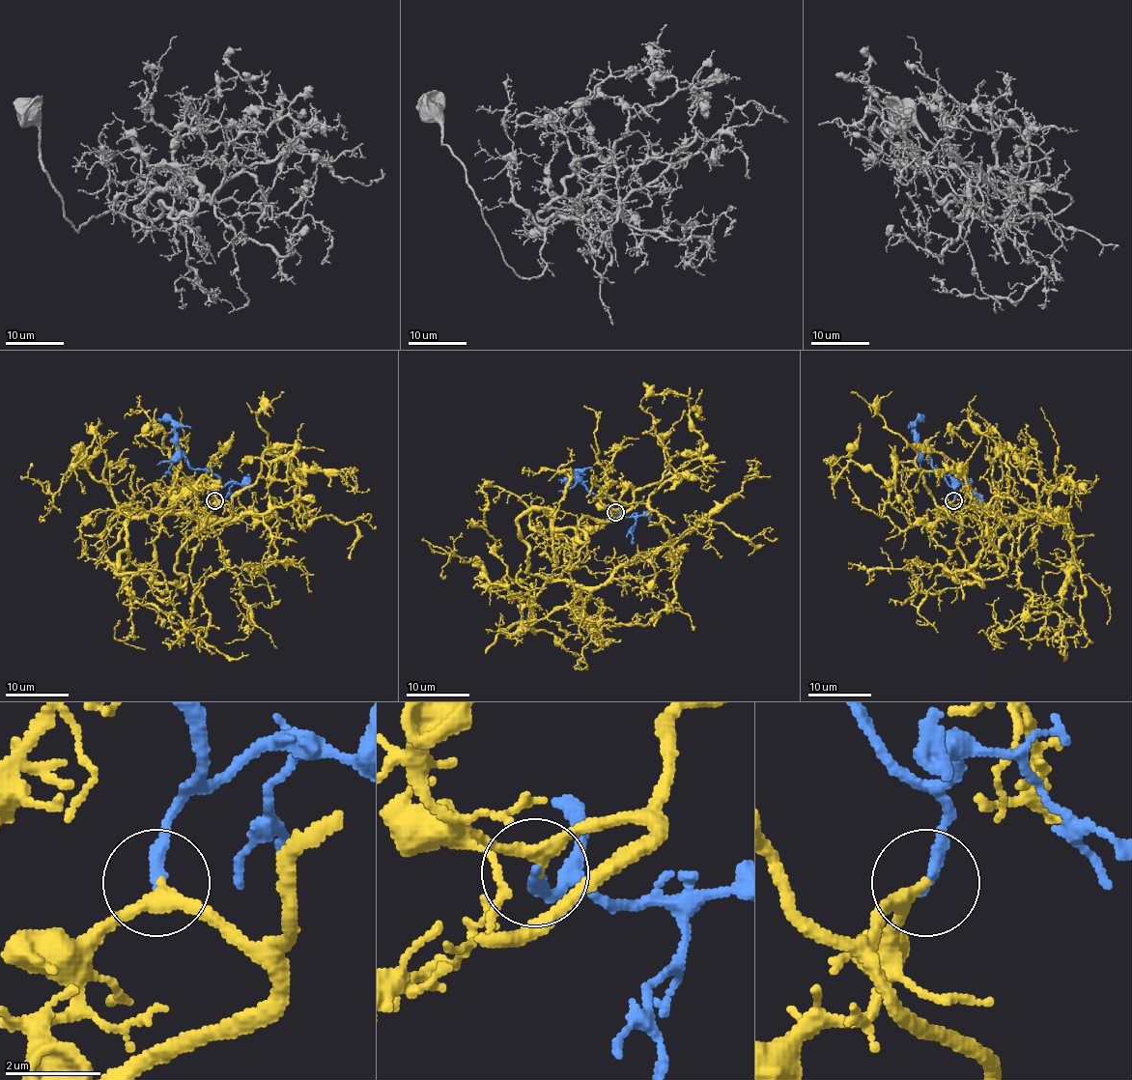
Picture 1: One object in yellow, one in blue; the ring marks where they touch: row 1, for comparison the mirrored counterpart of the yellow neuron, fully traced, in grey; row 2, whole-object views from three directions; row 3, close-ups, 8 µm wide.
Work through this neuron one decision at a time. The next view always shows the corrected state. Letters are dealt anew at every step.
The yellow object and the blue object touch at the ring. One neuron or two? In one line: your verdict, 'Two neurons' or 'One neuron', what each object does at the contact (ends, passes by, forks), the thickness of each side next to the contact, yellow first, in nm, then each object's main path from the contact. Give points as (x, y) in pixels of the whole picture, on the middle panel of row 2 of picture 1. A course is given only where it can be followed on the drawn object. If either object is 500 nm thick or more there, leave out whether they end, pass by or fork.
One neuron. At the ring yellow passes by. At the ring blue ends. Thickness 240 nm (yellow) against 260 nm. Course of yellow: (615, 512), (553, 533), (561, 578), (668, 546), (674, 598), (600, 639). Course of blue: (615, 512), (617, 515), (622, 509), (620, 505), (610, 497), (590, 492), (576, 473), (558, 480)

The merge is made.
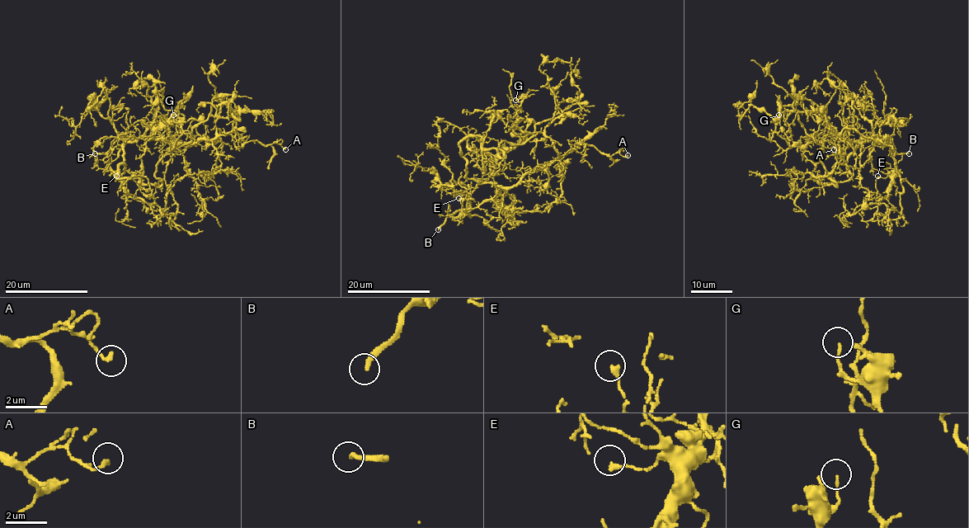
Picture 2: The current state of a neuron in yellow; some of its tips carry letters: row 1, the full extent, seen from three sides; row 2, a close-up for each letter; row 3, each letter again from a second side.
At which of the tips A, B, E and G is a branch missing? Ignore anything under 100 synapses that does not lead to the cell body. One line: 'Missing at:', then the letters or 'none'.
Missing at: B

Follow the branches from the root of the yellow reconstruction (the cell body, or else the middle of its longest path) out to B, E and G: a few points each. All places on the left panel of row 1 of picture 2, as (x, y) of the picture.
B: (141, 159), (146, 142), (152, 135), (150, 129), (138, 138), (119, 138), (105, 152), (95, 153)
E: (141, 159), (152, 135), (150, 129), (138, 138), (119, 138), (113, 145), (108, 158), (116, 176)
G: (141, 159), (140, 183), (159, 186), (159, 161), (190, 139), (178, 133), (171, 143), (182, 133), (173, 115)

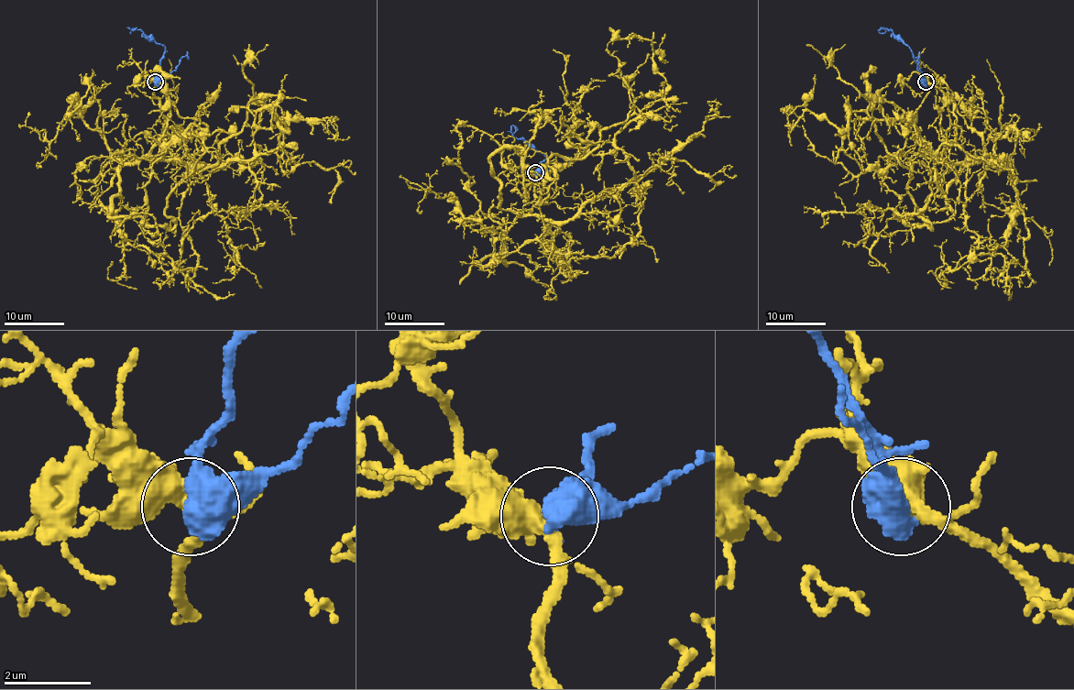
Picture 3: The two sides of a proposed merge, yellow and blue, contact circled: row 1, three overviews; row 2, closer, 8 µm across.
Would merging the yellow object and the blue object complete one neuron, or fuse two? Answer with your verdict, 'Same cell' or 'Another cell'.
Same cell

